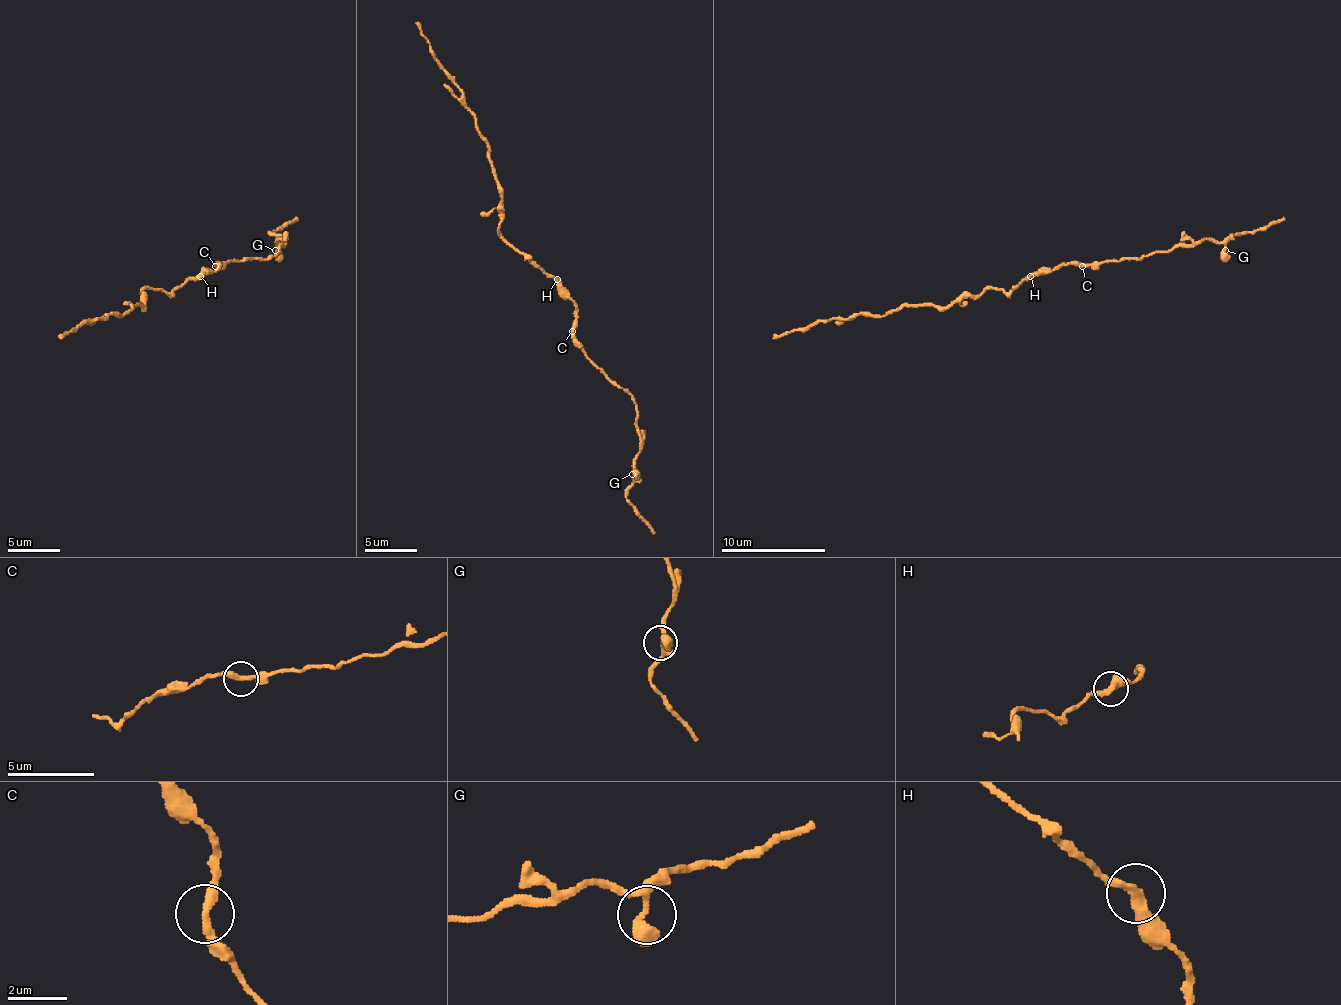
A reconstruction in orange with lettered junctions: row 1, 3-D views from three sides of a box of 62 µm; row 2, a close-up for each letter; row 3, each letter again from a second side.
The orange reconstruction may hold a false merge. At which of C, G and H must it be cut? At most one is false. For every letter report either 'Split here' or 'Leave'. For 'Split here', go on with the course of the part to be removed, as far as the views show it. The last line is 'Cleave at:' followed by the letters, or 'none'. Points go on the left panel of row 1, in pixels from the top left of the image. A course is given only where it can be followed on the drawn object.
C: Leave
G: Leave
H: Leave
Cleave at: none

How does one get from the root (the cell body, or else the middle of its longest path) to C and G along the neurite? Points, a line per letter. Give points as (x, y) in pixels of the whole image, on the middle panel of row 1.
C: (549, 276), (575, 305), (572, 331)
G: (549, 276), (575, 305), (572, 339), (611, 380), (632, 396), (640, 438), (640, 451), (632, 474)

